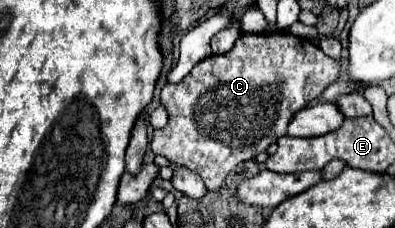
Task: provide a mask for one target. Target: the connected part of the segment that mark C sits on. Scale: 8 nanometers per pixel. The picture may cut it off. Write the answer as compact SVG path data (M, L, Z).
M243 33L229 53L211 55L199 61L181 83L167 83L161 89L161 105L169 113L169 123L153 133L151 151L197 173L209 191L217 191L235 165L255 159L259 153L267 151L271 143L285 135L291 117L337 81L339 71L339 63L327 57L309 39L287 33Z

